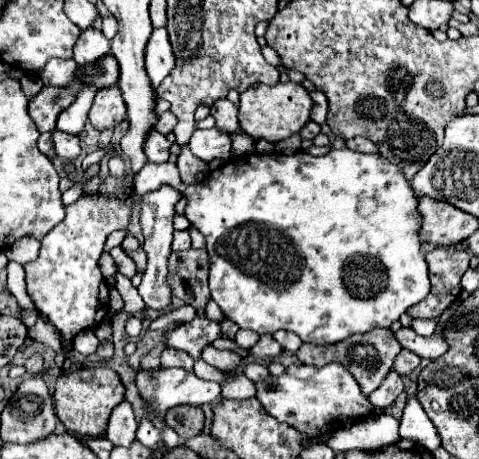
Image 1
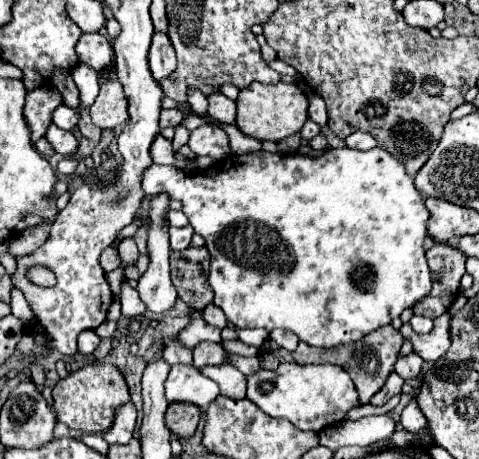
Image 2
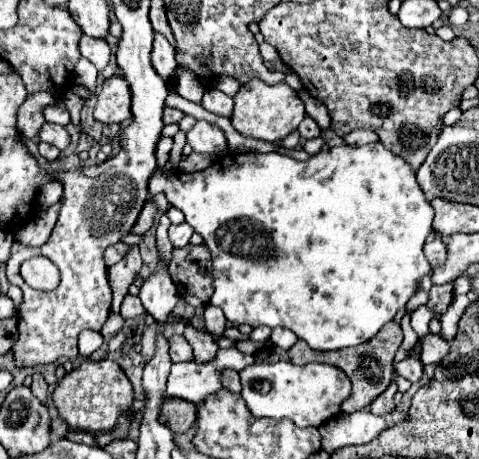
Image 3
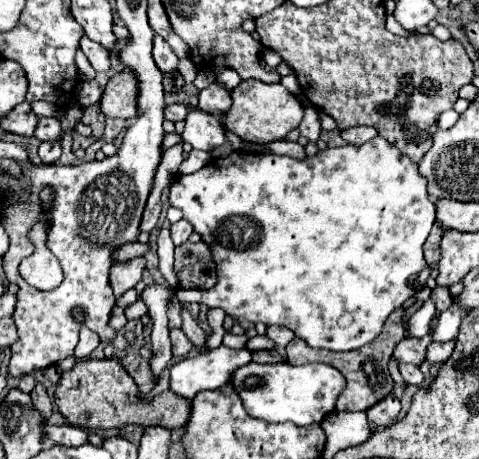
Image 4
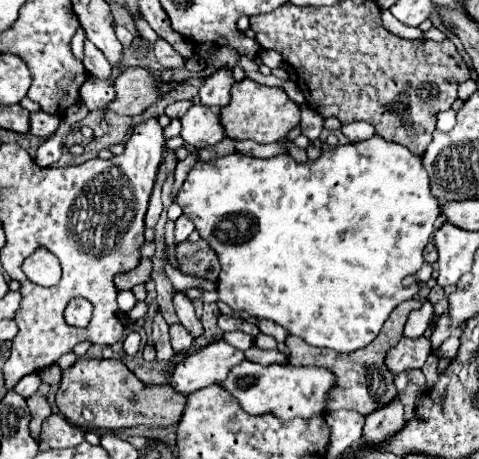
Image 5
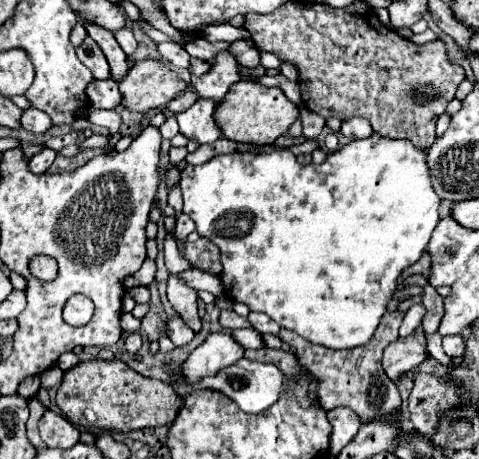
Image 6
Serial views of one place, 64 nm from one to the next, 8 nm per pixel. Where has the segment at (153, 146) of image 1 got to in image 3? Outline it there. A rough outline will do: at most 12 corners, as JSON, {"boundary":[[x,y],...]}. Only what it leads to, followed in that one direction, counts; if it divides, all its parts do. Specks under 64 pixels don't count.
{"boundary":[[161,136],[156,146],[160,166],[168,164],[173,138]]}

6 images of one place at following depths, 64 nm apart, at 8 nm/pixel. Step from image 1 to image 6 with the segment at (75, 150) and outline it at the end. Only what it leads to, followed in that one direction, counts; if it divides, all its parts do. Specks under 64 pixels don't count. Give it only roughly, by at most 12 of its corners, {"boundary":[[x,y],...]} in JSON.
{"boundary":[[26,110],[22,128],[44,134],[54,126],[44,112]]}

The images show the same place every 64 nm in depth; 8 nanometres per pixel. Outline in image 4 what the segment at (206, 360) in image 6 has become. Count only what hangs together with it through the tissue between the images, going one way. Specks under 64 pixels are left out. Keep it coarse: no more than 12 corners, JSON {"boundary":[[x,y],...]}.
{"boundary":[[226,346],[170,368],[170,390],[194,400],[252,360]]}

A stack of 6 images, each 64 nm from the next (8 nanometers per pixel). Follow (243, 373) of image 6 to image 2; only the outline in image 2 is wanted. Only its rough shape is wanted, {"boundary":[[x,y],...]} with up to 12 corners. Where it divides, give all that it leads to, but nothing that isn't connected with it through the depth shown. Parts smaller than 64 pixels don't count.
{"boundary":[[334,364],[248,376],[248,400],[322,432],[362,406]]}

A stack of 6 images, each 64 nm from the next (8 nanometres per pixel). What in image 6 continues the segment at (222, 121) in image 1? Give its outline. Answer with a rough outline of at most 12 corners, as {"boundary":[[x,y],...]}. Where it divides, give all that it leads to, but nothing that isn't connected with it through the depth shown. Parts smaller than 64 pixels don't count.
{"boundary":[[228,50],[212,70],[192,84],[200,98],[220,104],[240,80],[238,62]]}

